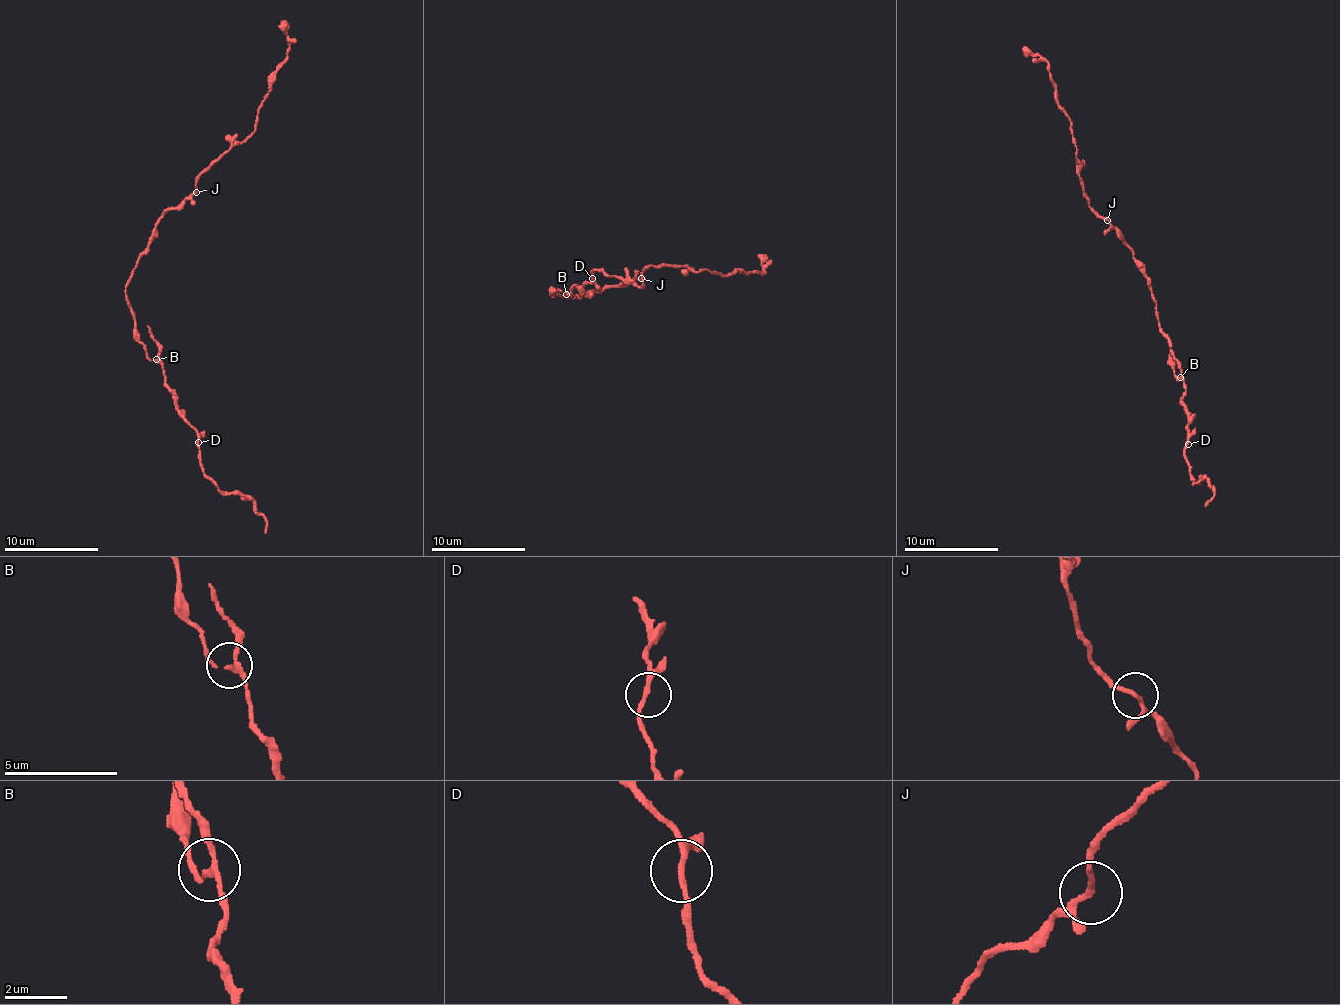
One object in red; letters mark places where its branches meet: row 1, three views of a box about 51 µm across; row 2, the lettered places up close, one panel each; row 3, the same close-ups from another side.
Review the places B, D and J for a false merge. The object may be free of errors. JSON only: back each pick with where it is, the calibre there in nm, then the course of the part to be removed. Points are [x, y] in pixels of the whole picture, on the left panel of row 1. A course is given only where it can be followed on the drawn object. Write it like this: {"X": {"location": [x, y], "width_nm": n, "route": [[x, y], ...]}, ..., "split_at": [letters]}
{"split_at": []}

